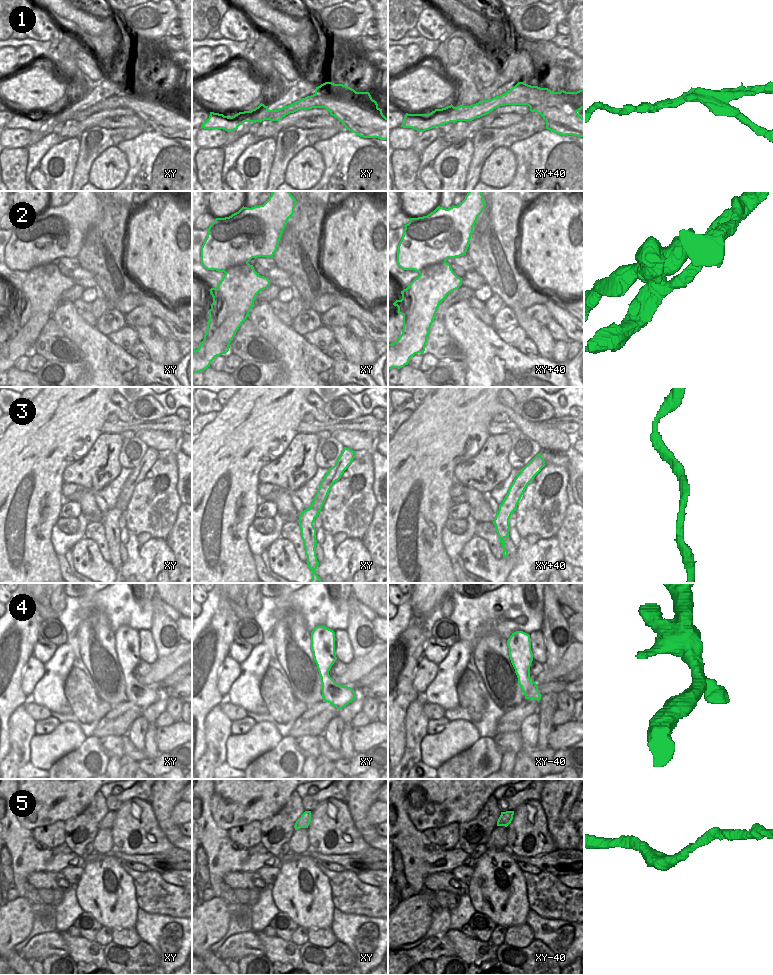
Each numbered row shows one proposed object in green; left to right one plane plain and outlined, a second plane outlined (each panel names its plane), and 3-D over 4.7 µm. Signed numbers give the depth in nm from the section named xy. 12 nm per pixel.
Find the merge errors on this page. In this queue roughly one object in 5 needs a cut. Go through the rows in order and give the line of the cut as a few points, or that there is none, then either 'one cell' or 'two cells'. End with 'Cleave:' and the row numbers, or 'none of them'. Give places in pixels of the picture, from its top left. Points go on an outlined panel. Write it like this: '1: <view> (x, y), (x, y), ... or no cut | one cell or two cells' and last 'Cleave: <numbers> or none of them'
1: xy (312, 95), (341, 99), (372, 112), (380, 110) | two cells
2: xy+40 (445, 260), (437, 267), (428, 269), (420, 274) | two cells
3: no cut | one cell
4: no cut | one cell
5: no cut | one cell
Cleave: 1, 2

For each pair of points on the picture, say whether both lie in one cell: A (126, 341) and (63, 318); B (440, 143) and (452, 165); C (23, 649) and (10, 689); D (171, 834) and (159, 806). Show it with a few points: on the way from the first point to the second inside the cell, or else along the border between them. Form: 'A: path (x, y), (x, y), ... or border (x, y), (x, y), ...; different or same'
A: border (107, 336), (126, 351); different
B: border (453, 143), (444, 148), (430, 164); different
C: path (20, 659), (12, 679); same
D: path (168, 827), (163, 820), (162, 813); same

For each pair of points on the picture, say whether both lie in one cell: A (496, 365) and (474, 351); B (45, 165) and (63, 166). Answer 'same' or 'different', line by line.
A: same
B: same

